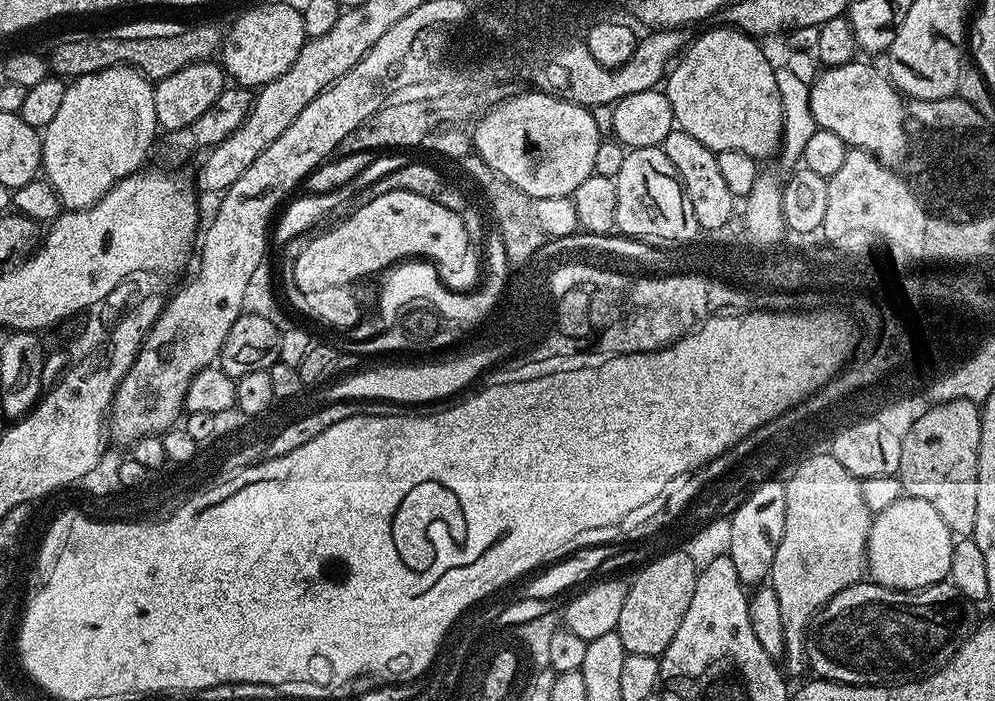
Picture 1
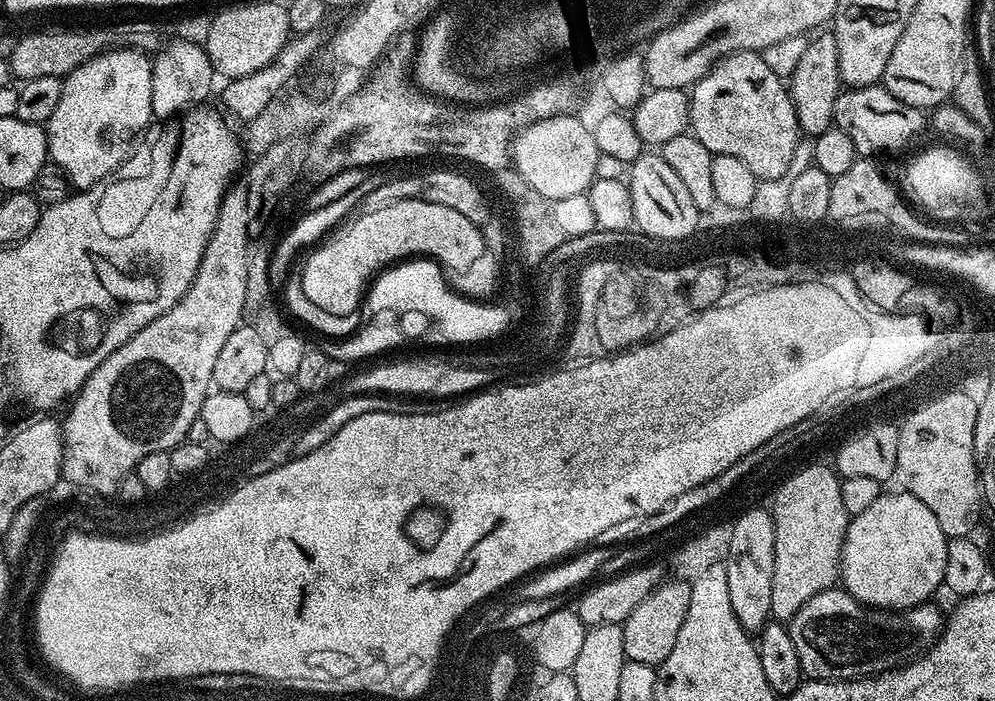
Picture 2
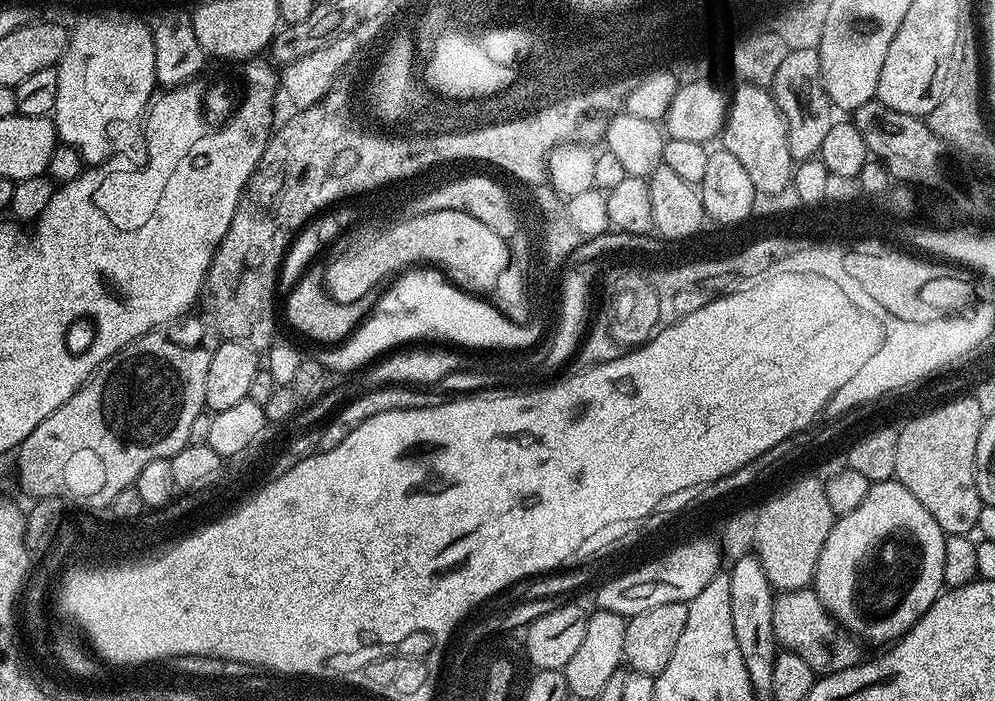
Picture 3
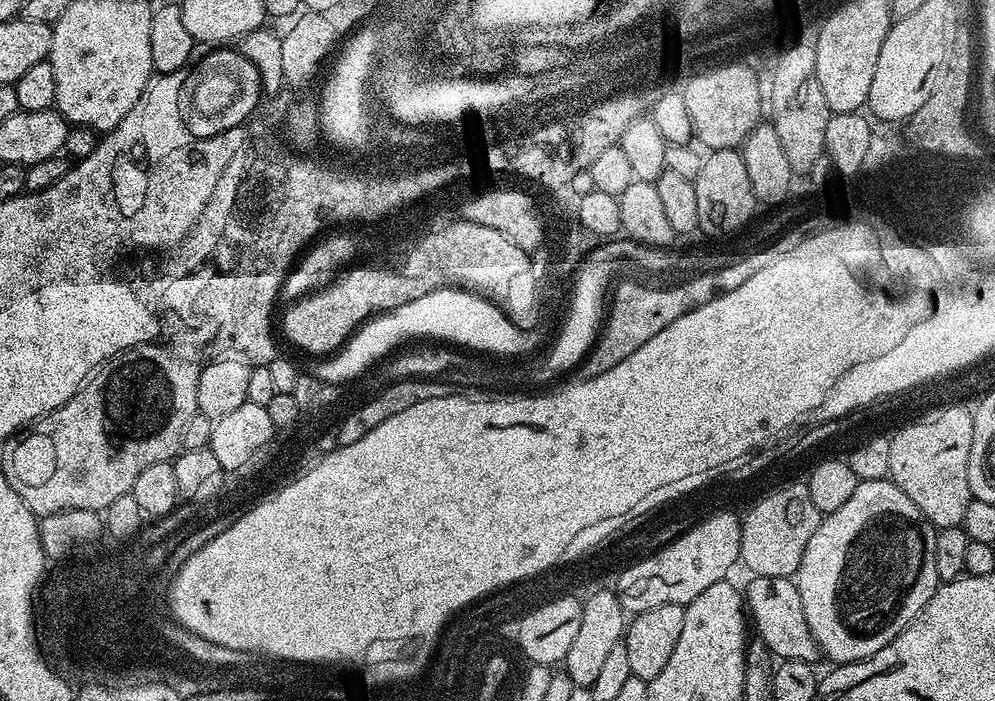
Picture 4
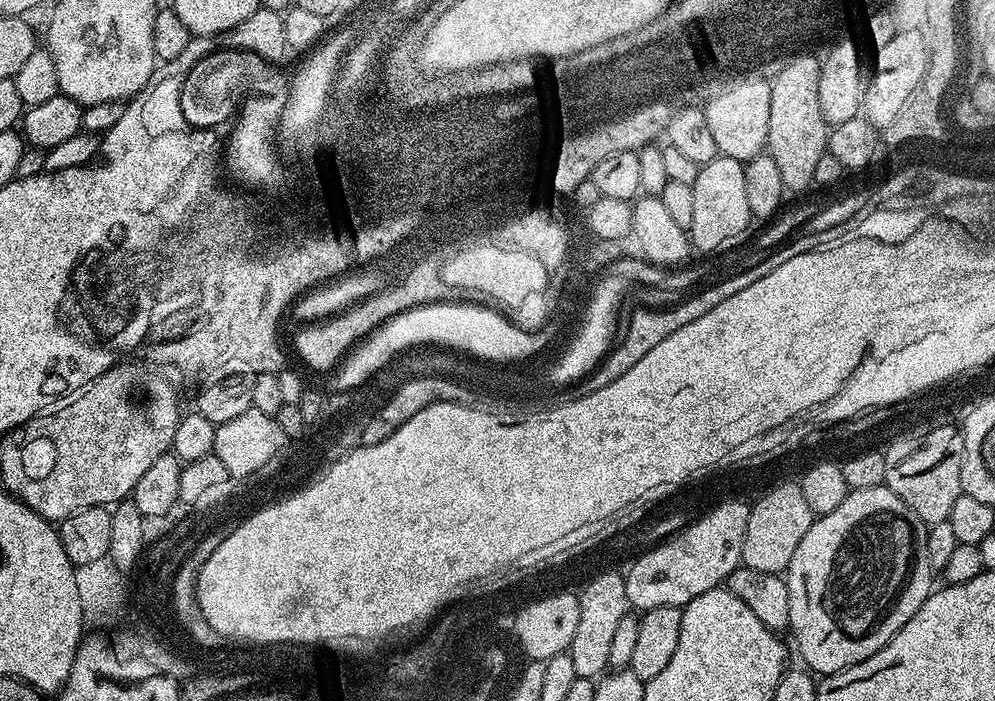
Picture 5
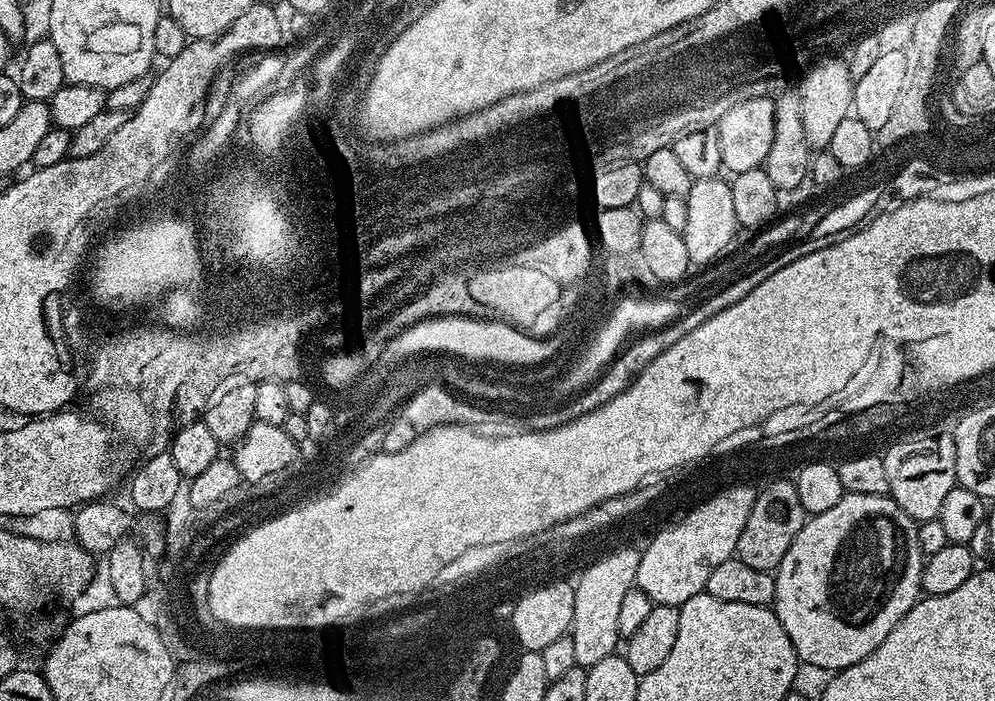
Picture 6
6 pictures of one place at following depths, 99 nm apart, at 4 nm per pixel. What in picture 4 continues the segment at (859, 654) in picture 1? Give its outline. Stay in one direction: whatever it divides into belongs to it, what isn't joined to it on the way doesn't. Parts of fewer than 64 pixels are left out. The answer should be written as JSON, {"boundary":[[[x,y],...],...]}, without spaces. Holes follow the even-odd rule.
{"boundary":[[[752,576],[748,589],[743,589],[742,595],[750,615],[750,622],[756,626],[758,639],[766,645],[777,661],[797,660],[815,665],[816,659],[821,659],[820,647],[814,642],[810,634],[810,626],[806,626],[806,614],[802,614],[802,598],[798,598],[795,579],[786,576]]]}

